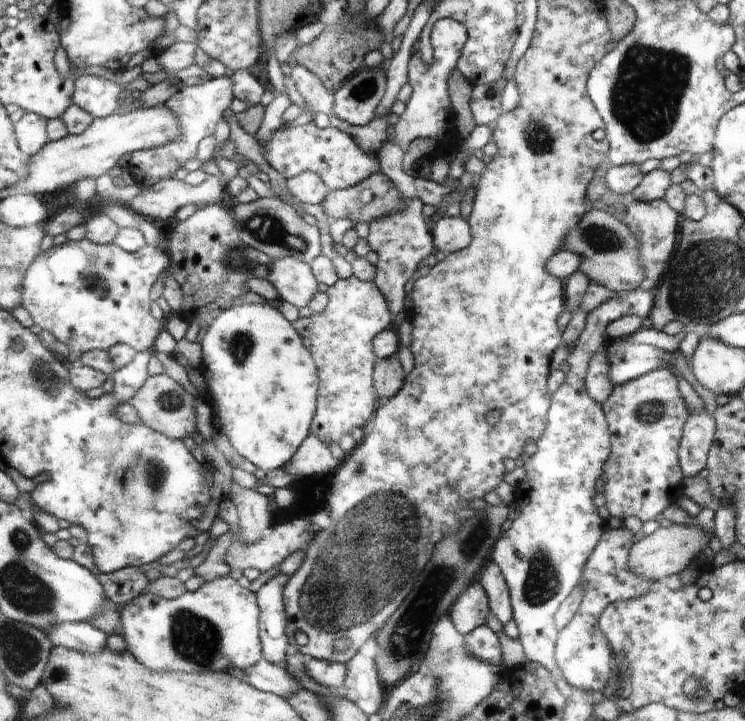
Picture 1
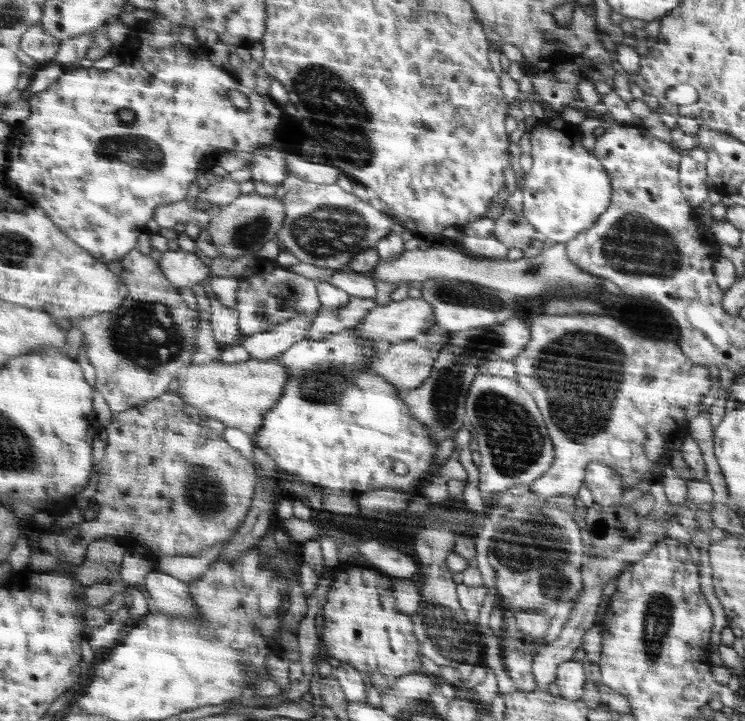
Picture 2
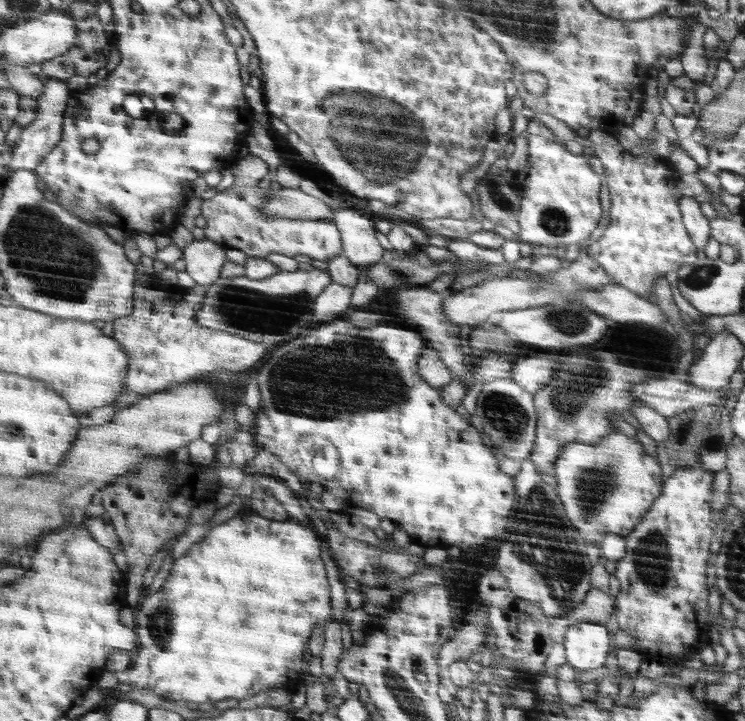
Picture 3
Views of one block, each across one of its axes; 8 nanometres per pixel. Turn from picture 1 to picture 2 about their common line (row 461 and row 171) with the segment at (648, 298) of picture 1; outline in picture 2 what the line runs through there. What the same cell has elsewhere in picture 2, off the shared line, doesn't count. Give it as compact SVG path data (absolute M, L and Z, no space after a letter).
M543 123L532 130L532 167L524 176L523 214L538 234L543 234L548 243L565 244L586 229L595 225L596 219L608 208L612 196L610 176L594 152L590 154L582 146L581 138L568 136L560 130L548 128Z

